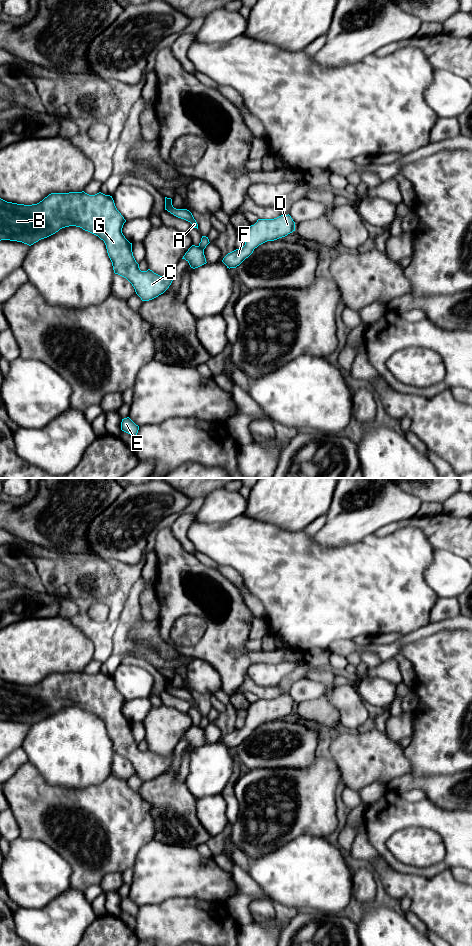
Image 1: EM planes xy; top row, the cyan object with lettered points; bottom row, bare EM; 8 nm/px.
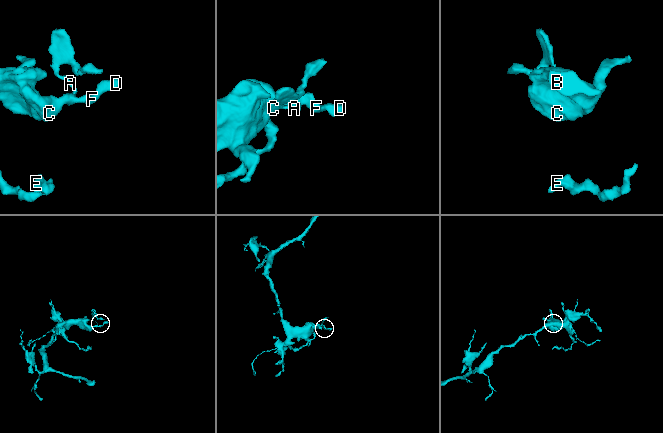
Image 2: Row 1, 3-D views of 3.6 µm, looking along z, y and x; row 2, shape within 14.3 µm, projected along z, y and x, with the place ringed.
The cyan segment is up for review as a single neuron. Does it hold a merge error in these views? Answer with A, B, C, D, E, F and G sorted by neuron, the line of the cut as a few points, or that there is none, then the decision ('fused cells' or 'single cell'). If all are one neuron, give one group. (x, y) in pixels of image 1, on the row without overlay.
A / B C D E F G; cut in xy along (198, 726), (203, 730); fused cells

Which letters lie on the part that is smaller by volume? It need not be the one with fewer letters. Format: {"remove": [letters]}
{"remove": ["A"]}

